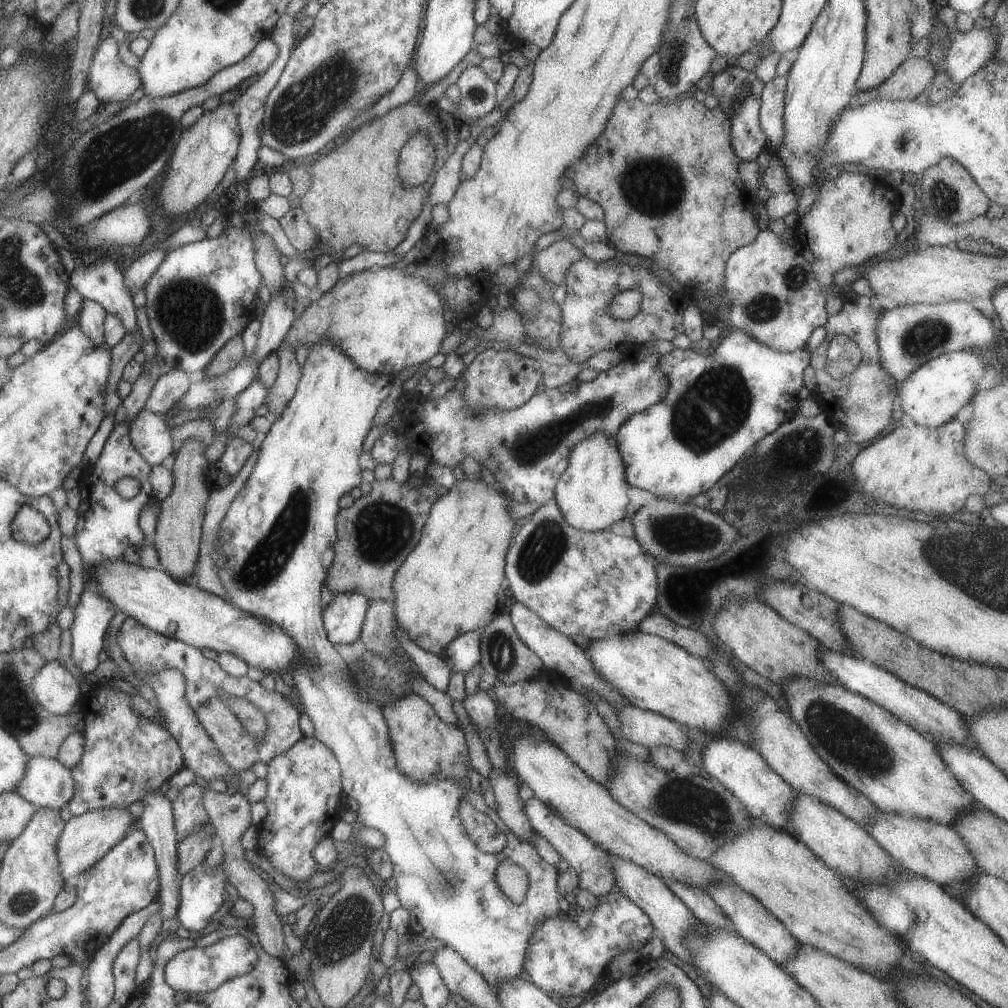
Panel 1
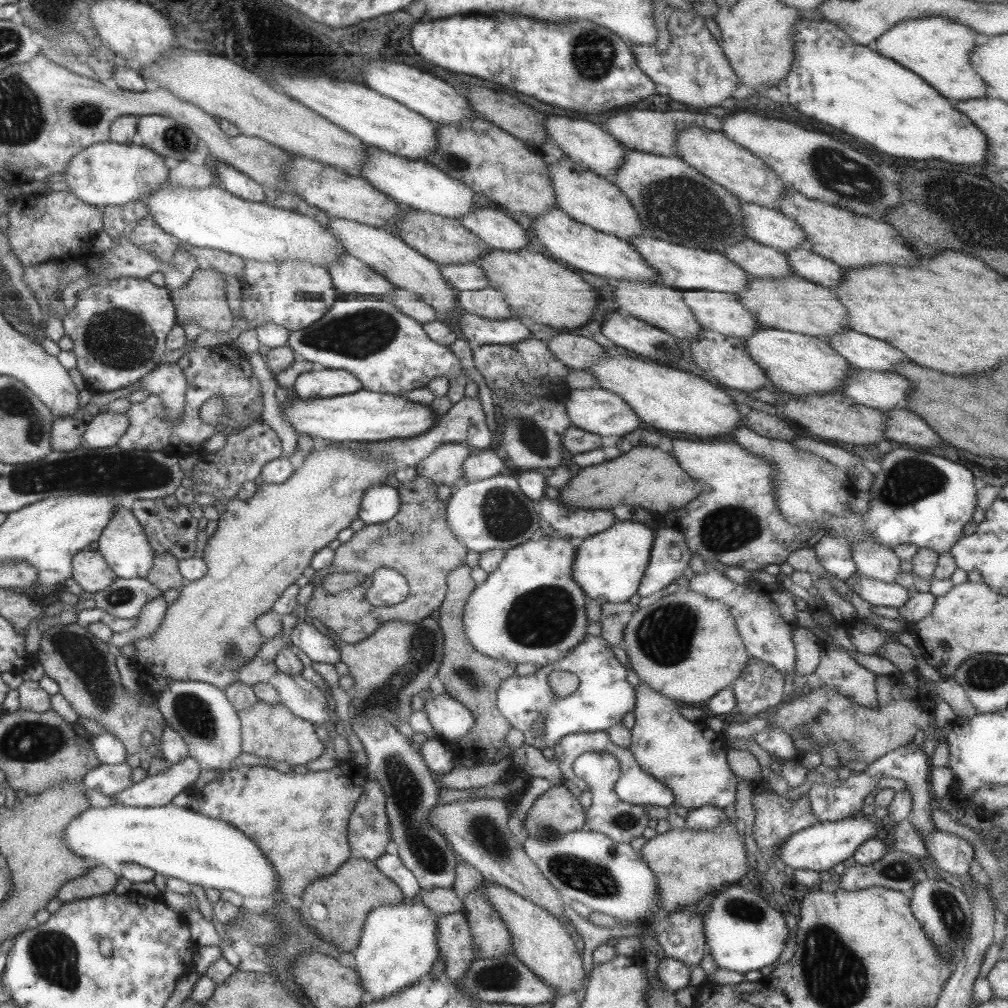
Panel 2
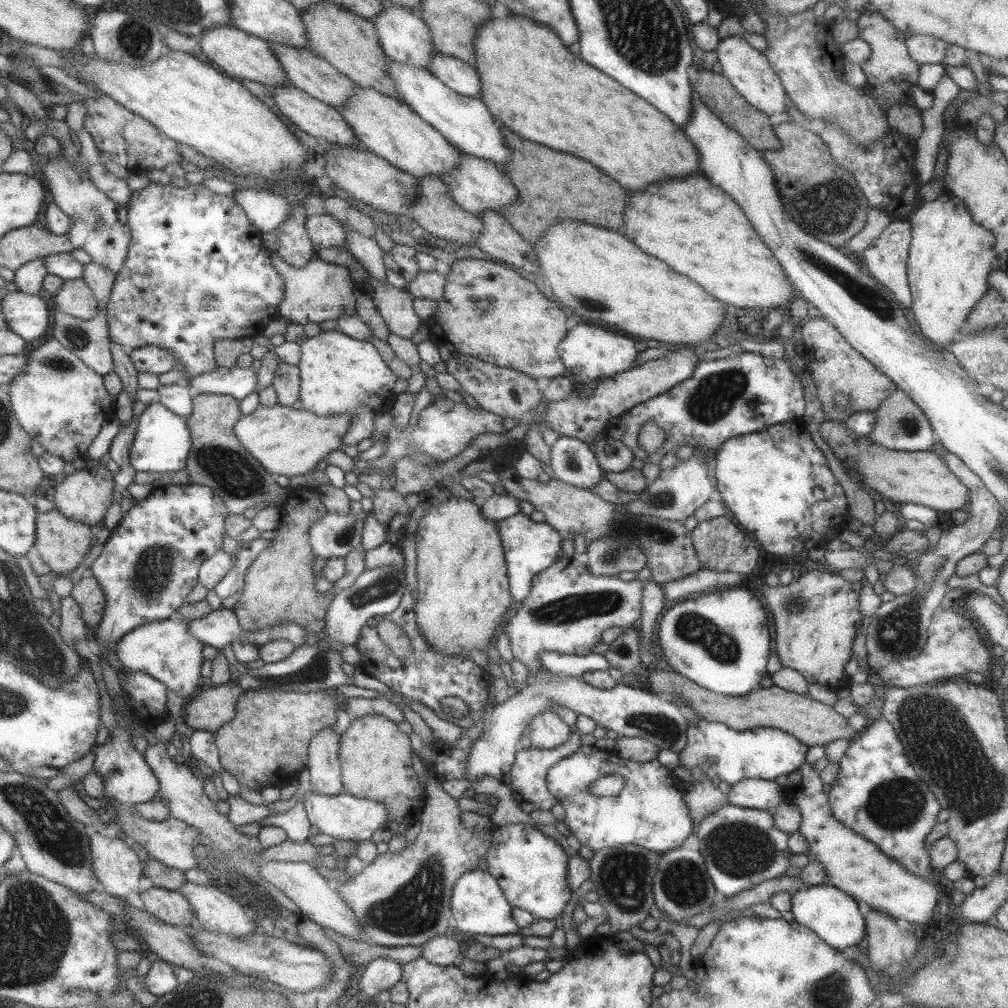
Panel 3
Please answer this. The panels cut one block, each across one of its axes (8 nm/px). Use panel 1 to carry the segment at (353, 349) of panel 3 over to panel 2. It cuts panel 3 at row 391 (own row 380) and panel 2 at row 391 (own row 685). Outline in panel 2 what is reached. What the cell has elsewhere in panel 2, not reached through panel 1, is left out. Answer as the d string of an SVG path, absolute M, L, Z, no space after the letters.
M318 367L299 373L290 391L294 397L307 400L351 394L361 388L363 384L348 371Z

